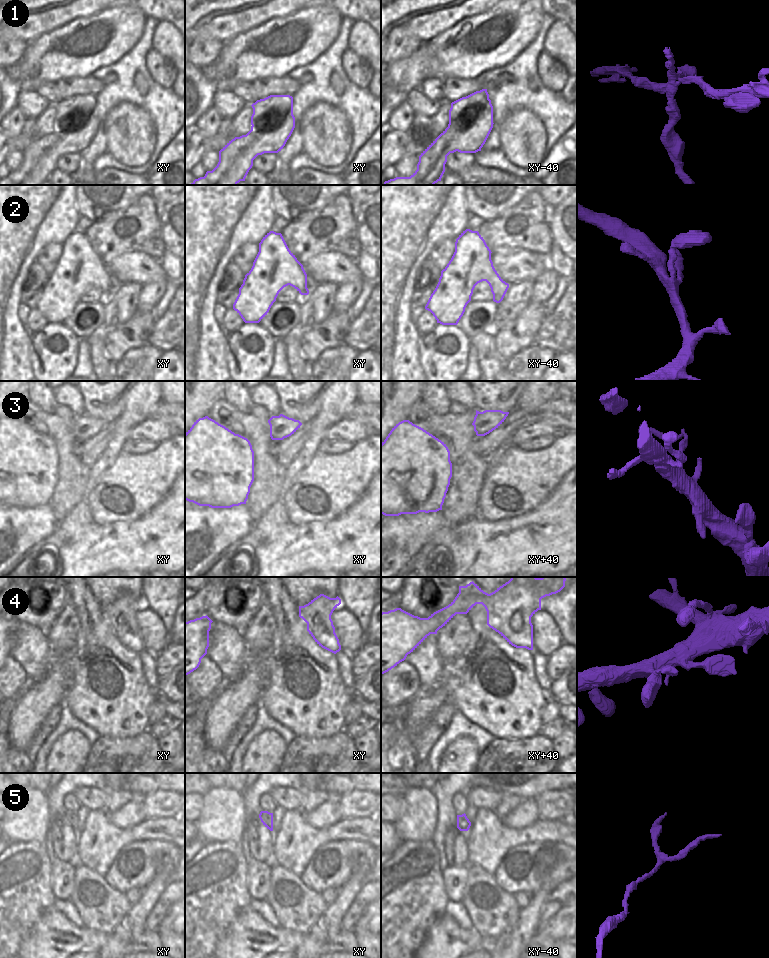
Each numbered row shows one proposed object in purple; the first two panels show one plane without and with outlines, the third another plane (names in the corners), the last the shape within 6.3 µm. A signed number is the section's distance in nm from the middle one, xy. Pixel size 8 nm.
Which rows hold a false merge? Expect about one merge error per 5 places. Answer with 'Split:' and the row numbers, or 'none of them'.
Split: 1, 3

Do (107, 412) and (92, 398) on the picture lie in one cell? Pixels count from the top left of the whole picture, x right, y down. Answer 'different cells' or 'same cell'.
same cell

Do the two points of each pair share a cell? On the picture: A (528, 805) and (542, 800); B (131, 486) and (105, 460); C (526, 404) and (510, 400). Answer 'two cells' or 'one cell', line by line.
A: two cells
B: two cells
C: two cells

